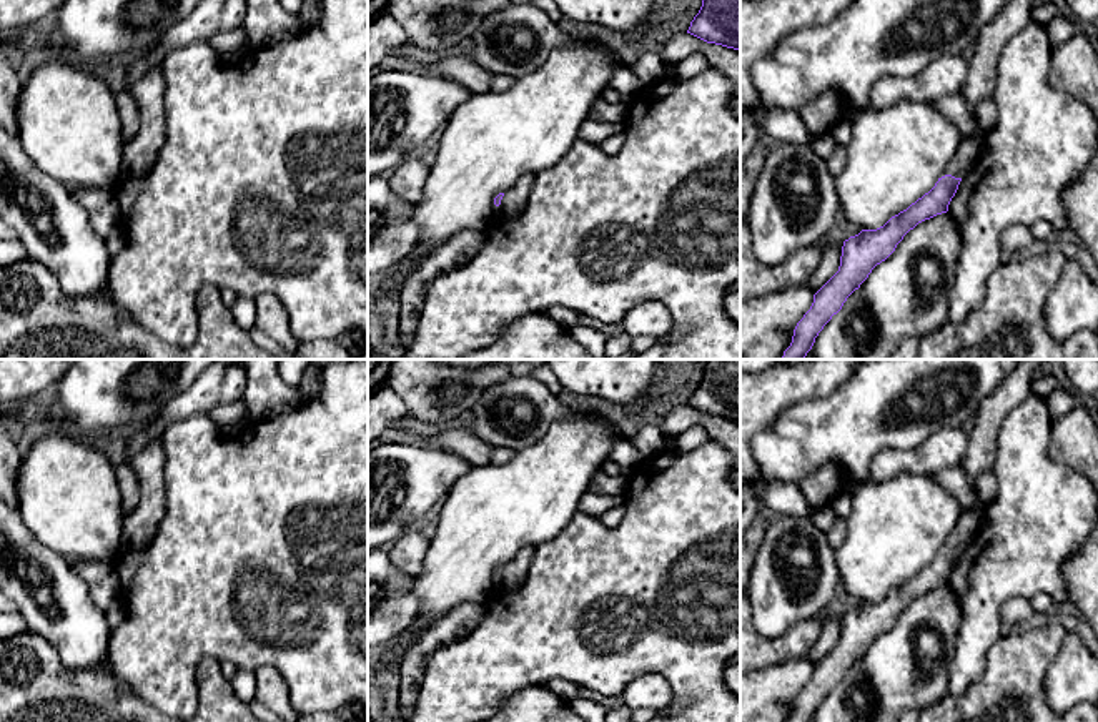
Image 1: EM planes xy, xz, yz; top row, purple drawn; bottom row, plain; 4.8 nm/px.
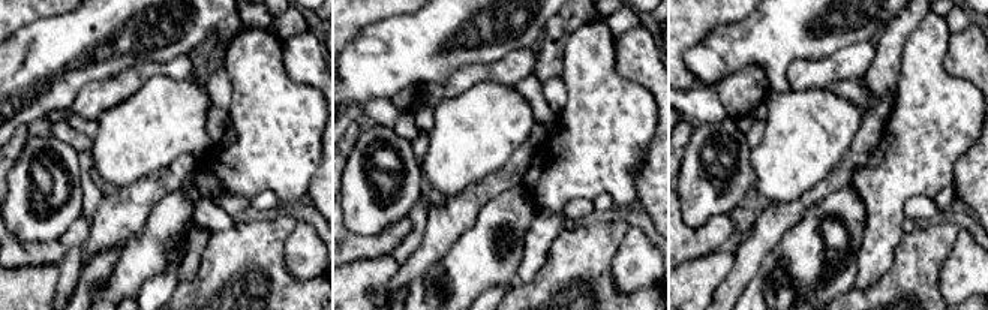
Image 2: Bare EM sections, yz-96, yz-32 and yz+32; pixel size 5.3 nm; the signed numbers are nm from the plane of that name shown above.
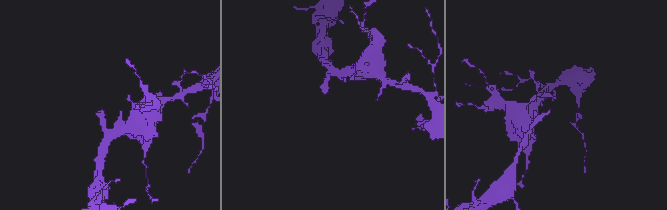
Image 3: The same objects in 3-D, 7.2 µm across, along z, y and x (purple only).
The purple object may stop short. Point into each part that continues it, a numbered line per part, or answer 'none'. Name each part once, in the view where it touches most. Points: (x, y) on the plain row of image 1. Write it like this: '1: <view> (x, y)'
1: yz (967, 526)

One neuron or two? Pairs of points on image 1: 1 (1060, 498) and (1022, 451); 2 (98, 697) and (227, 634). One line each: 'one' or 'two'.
1: one
2: two

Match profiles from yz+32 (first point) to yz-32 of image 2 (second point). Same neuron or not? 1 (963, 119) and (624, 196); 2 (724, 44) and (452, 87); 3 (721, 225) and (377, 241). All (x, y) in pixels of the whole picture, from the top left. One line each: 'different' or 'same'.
1: same
2: different
3: same

